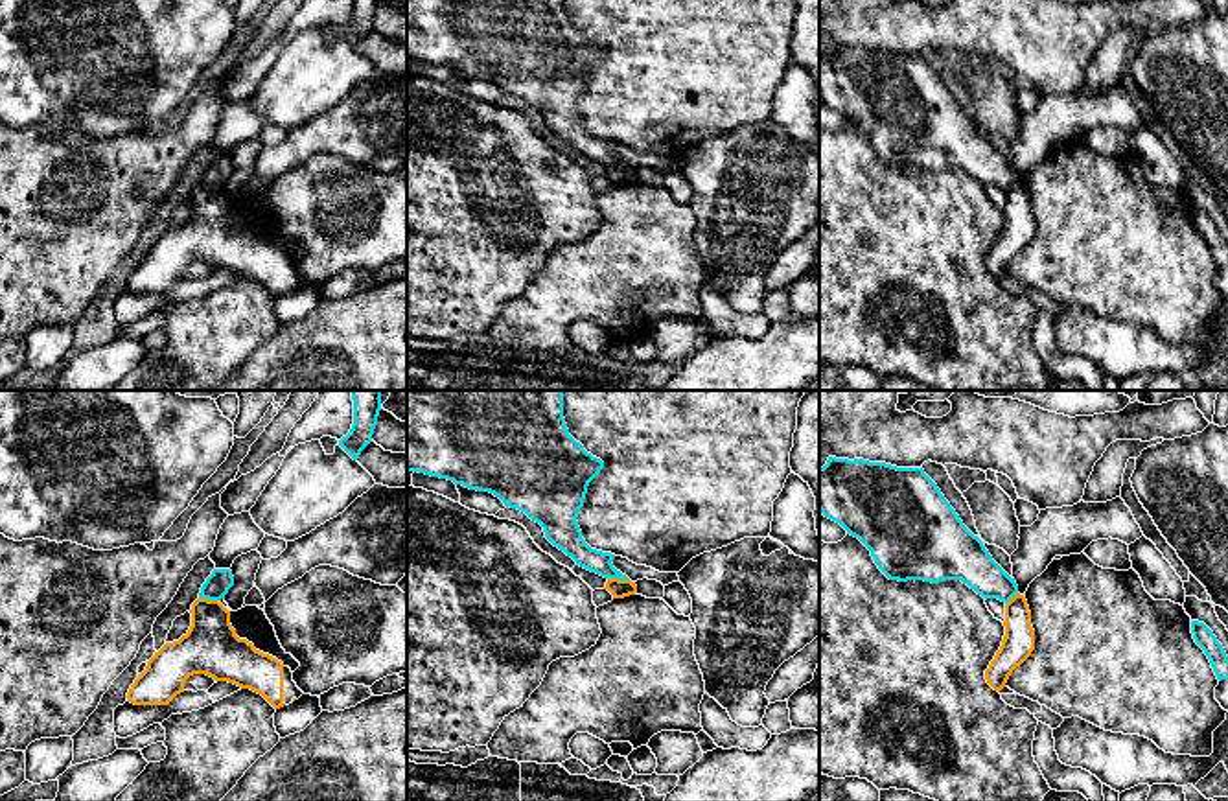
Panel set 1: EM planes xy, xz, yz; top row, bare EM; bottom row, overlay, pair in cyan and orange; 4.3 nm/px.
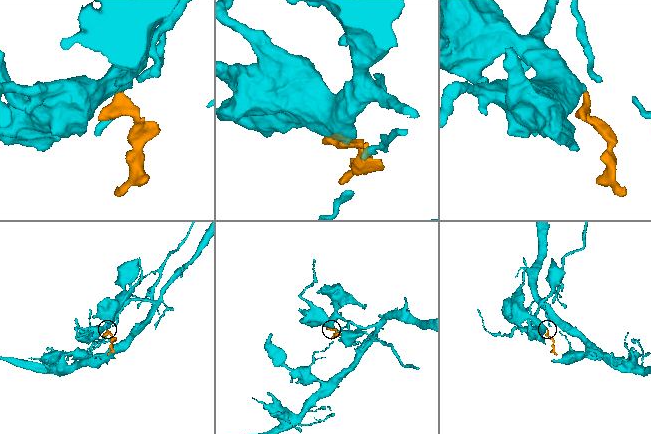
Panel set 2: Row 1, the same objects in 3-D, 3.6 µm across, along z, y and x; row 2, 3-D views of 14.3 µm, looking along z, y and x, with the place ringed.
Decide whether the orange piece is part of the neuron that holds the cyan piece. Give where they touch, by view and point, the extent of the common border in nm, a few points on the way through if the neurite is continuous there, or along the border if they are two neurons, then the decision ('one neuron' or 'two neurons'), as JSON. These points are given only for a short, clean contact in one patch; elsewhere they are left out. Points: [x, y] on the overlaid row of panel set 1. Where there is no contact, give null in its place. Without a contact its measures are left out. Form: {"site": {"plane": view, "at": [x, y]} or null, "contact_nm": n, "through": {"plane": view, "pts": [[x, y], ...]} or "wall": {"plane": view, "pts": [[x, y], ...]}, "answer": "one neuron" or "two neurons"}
{"site": {"plane": "xz", "at": [619, 579]}, "contact_nm": 100, "wall": {"plane": "xz", "pts": [[608, 577], [628, 580]]}, "answer": "two neurons"}

